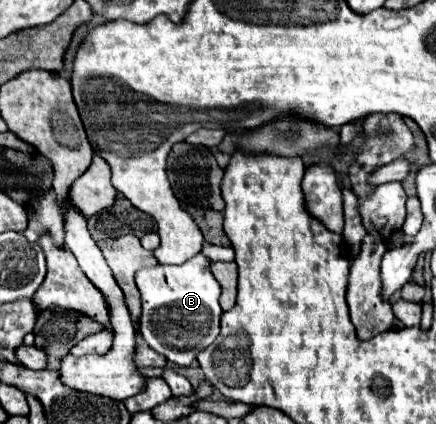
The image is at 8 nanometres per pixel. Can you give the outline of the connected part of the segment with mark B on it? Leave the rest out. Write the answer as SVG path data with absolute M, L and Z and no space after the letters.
M198 252L194 258L190 258L180 266L154 266L138 270L136 274L136 286L140 288L142 294L140 332L150 348L154 348L158 354L166 356L170 362L178 366L190 366L196 360L198 352L208 348L220 332L220 316L222 316L222 308L218 302L220 284L218 280L214 280L214 274L210 272L210 262L212 260L208 256Z

